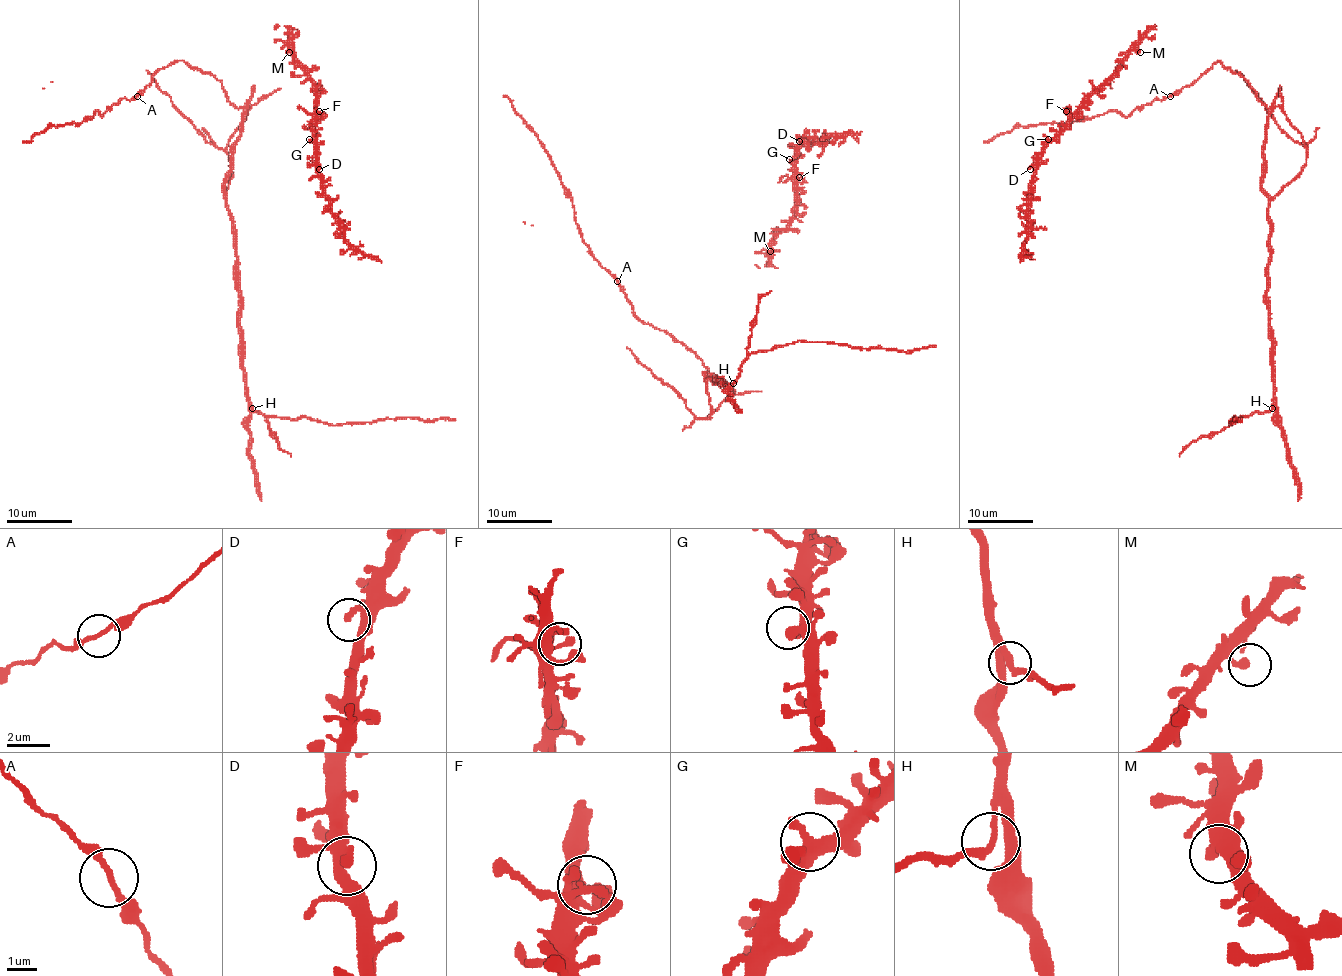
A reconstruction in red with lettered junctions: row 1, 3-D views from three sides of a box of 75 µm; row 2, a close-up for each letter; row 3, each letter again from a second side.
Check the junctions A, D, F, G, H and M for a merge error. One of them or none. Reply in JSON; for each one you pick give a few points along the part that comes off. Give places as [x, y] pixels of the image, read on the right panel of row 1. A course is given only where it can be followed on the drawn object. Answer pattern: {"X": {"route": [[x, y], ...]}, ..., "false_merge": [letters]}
{"false_merge": []}

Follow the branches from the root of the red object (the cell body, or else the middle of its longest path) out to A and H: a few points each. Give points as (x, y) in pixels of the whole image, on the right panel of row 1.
A: (1266, 123), (1270, 108), (1240, 73), (1227, 69), (1219, 60), (1169, 96)
H: (1266, 123), (1262, 192), (1268, 198), (1270, 221), (1266, 295), (1270, 340), (1273, 343), (1271, 409)

